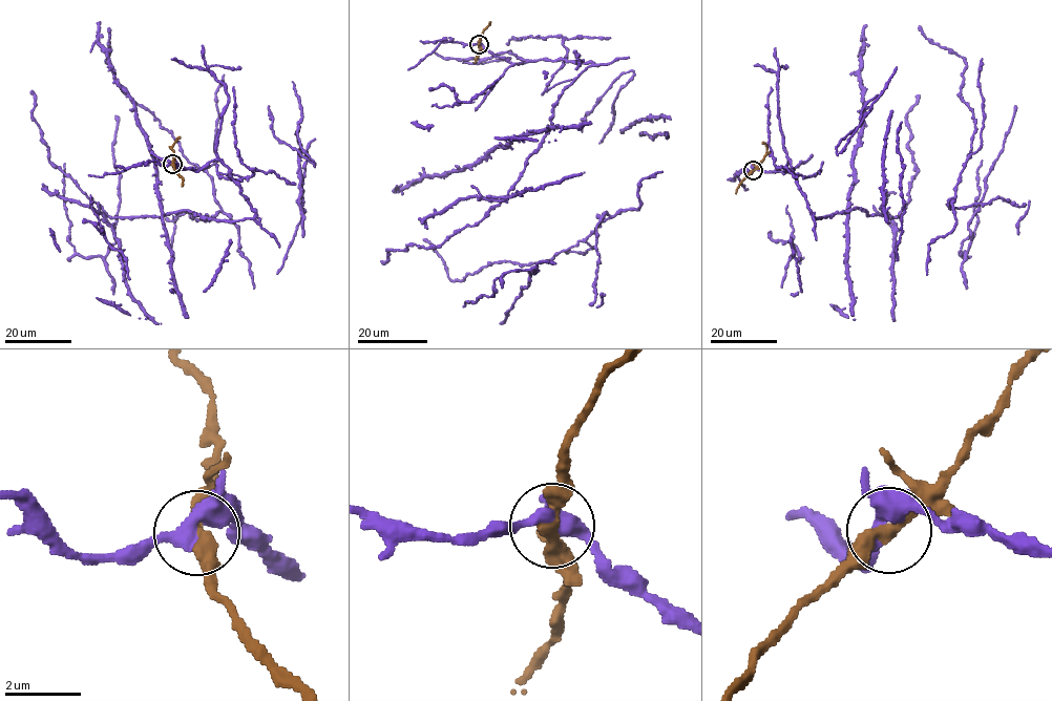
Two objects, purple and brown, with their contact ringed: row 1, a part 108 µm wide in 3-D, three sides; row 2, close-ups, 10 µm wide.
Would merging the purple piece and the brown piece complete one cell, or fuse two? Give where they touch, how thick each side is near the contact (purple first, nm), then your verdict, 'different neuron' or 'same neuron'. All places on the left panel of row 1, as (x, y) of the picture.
place (172, 164); calibres 320 and 340 nm; different neuron

